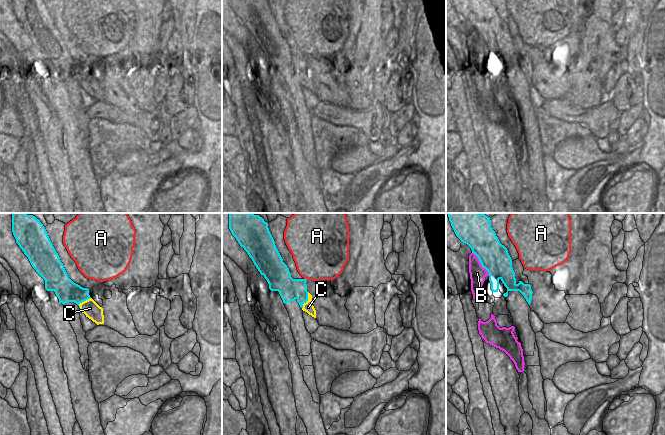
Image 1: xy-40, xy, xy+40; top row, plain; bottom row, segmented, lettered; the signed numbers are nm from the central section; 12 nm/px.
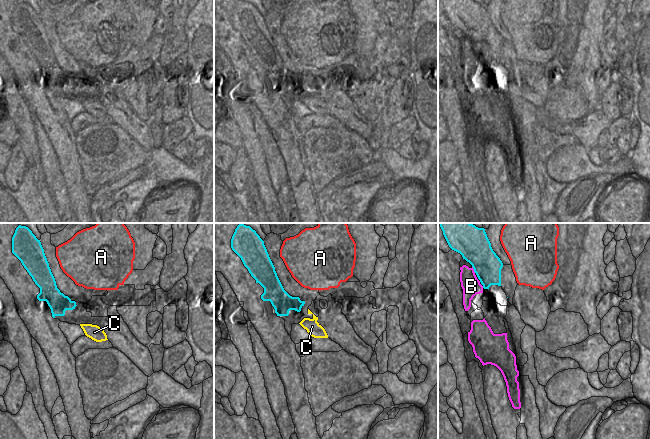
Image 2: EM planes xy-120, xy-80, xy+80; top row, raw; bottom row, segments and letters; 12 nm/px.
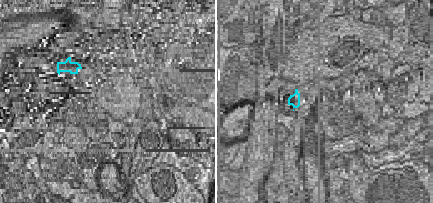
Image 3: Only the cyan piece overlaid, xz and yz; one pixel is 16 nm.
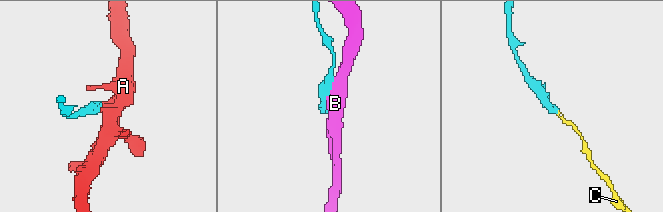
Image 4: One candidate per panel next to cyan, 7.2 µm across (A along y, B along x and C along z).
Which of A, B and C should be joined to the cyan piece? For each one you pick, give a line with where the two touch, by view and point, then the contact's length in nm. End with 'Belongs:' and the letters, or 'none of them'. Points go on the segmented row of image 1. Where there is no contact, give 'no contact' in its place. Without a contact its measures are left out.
Belongs: none of them

